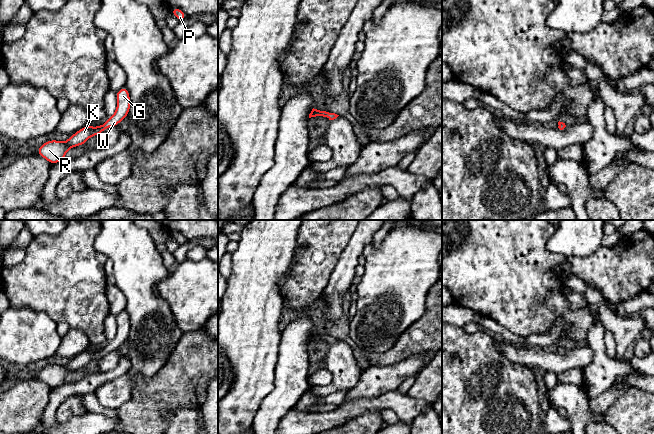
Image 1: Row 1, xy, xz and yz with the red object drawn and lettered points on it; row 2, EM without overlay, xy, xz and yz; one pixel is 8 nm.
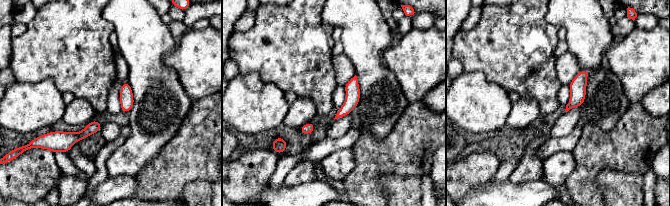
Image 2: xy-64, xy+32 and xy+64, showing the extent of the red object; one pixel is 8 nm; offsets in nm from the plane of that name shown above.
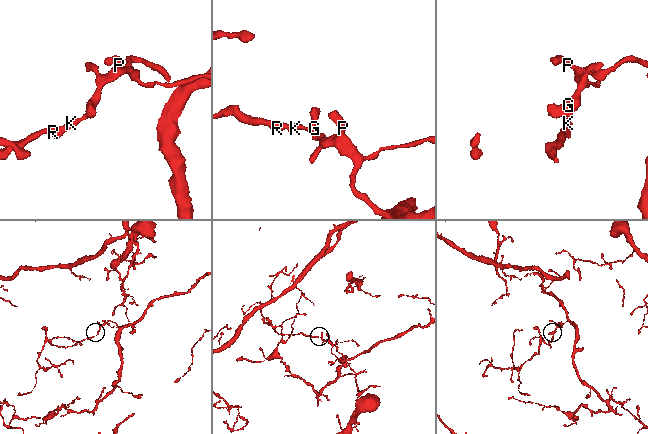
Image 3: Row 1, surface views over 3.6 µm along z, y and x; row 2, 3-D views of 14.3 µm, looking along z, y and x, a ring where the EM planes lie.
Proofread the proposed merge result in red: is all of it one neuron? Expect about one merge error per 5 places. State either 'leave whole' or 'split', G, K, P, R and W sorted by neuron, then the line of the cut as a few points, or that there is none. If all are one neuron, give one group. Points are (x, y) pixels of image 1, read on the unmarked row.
leave whole; groups G K P R W; cut none

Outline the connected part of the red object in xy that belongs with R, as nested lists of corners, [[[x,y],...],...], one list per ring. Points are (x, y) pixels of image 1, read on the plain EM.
[[[124,310],[116,316],[117,332],[115,337],[108,344],[97,351],[89,348],[71,359],[65,366],[59,364],[48,364],[37,374],[37,379],[45,382],[50,388],[60,387],[65,384],[66,376],[76,370],[84,369],[91,360],[98,360],[107,352],[117,350],[130,335],[130,319]]]

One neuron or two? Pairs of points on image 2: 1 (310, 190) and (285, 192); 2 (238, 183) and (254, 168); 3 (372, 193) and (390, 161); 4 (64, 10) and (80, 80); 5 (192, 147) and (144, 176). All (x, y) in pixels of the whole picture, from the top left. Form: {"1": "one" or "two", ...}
{"1": "one", "2": "one", "3": "one", "4": "one", "5": "one"}

